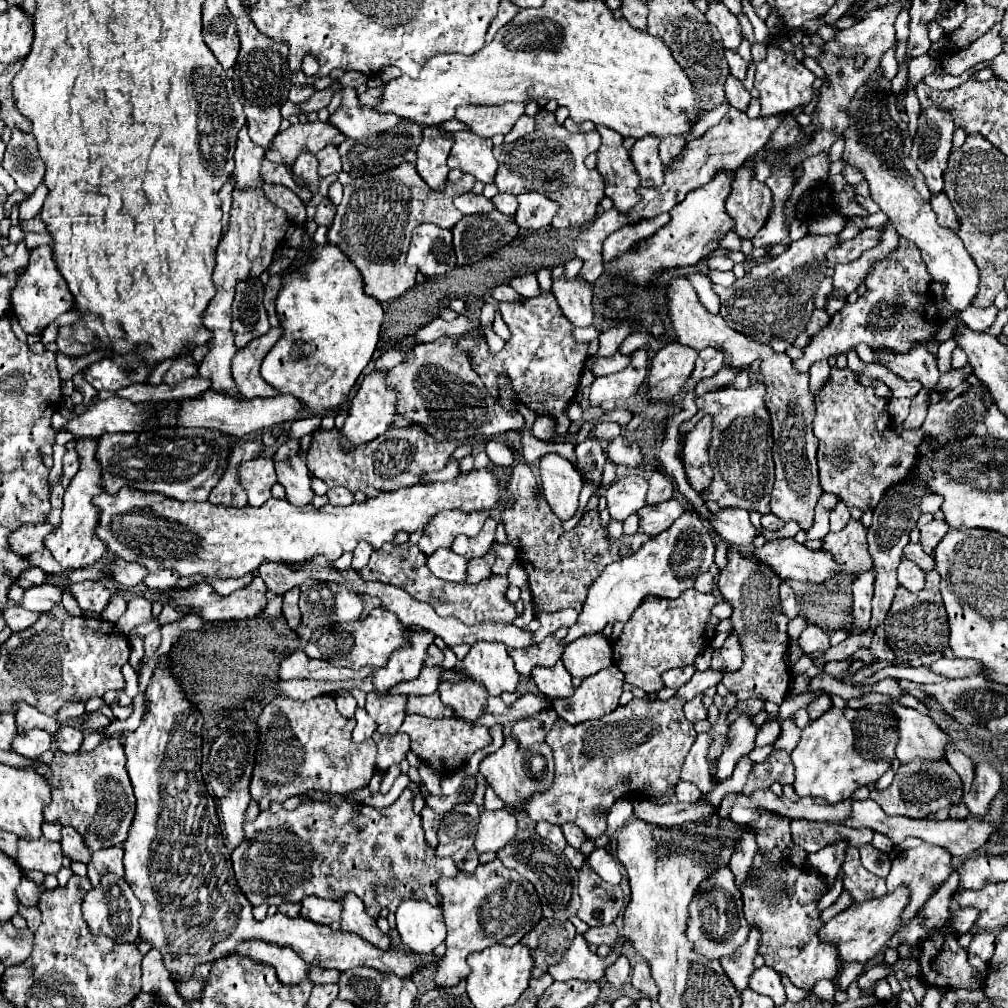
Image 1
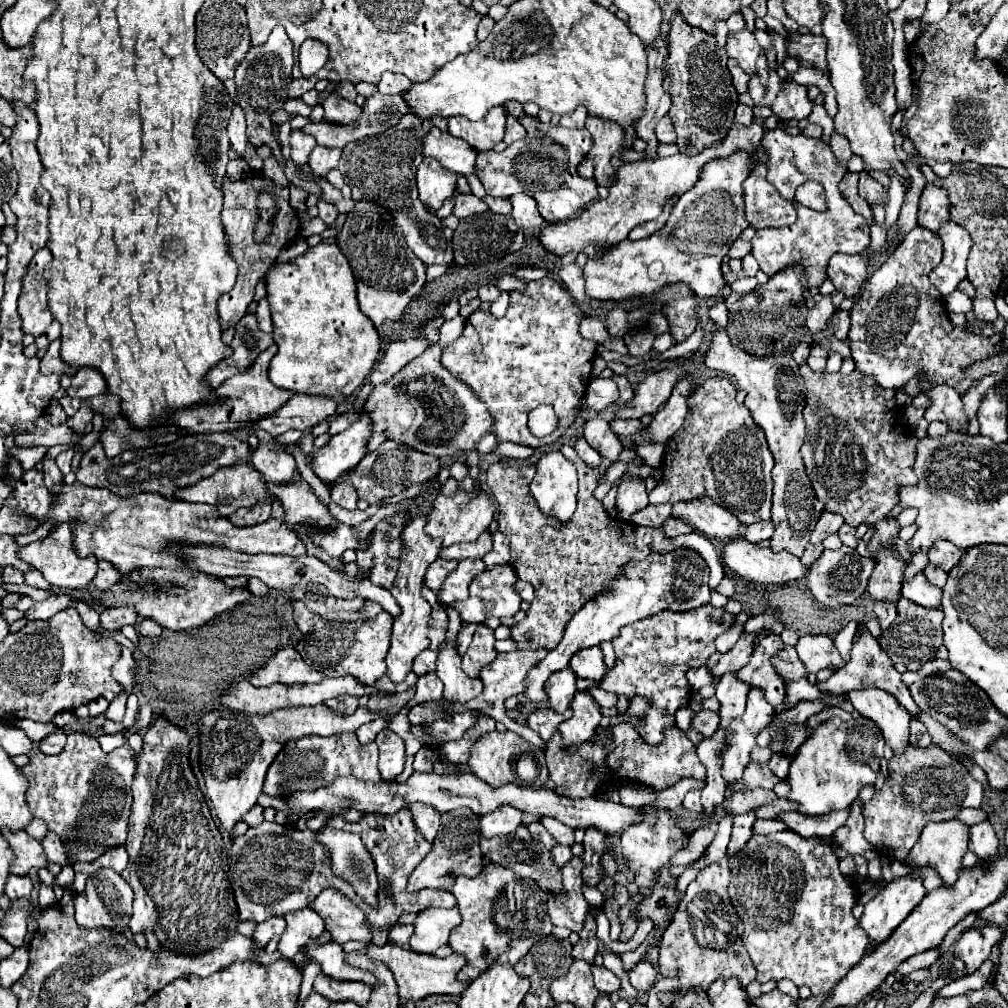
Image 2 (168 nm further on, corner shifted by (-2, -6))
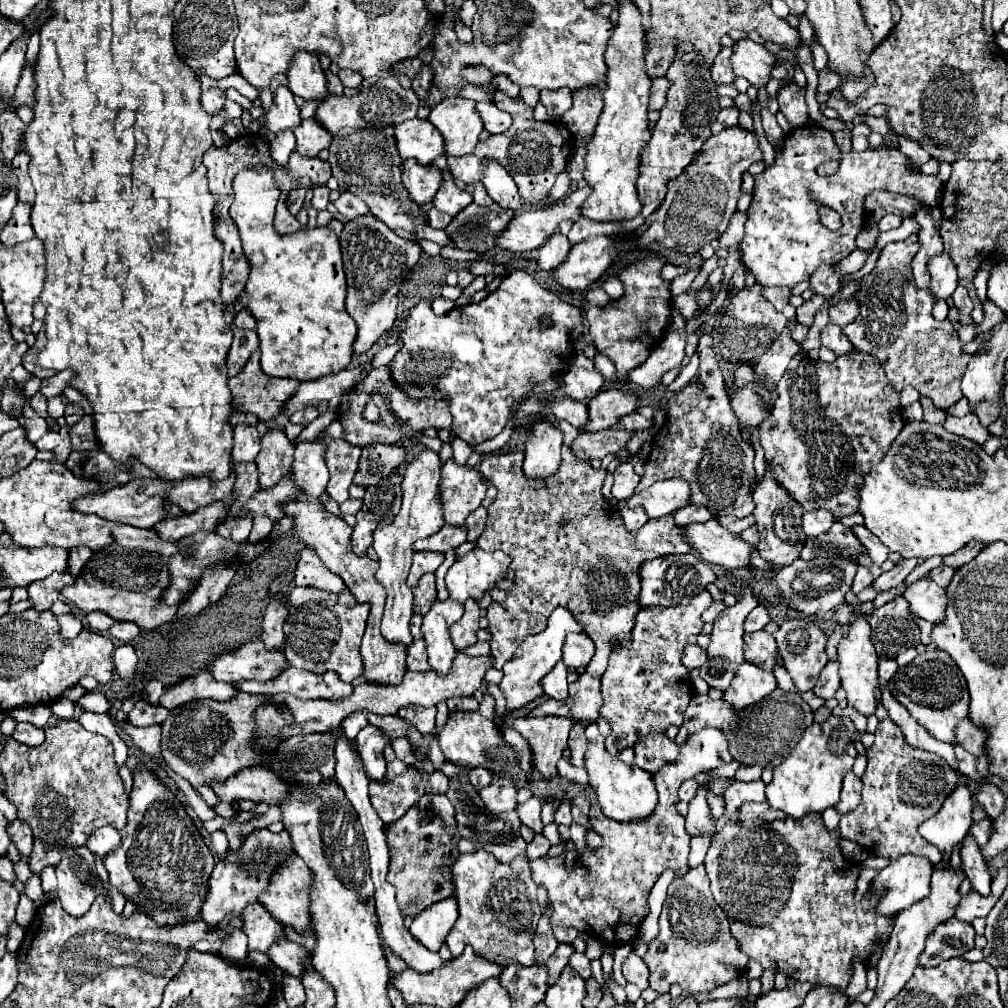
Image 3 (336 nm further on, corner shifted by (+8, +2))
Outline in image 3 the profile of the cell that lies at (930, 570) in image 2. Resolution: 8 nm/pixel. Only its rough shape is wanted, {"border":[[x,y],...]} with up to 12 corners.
{"border":[[934,568],[928,576],[938,584],[950,584],[954,568]]}

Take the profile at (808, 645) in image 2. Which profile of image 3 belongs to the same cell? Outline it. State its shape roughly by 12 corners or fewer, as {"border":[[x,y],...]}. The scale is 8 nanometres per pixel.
{"border":[[806,620],[774,632],[796,690],[812,690],[828,662],[826,634]]}

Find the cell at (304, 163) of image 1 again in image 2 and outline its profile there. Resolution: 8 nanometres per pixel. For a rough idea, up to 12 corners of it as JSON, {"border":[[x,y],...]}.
{"border":[[292,130],[292,162],[302,168],[316,146],[312,136]]}

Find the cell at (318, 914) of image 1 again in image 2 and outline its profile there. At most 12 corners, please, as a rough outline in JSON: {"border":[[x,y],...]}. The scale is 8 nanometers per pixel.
{"border":[[312,908],[288,912],[278,950],[290,960],[326,930]]}

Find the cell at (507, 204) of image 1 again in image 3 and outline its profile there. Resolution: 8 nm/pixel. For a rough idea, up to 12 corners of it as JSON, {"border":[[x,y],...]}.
{"border":[[474,182],[470,194],[476,204],[490,206],[494,200],[480,182]]}

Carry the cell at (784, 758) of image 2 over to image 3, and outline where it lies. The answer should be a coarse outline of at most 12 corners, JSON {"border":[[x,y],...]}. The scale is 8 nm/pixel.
{"border":[[740,766],[734,780],[758,780],[762,768]]}

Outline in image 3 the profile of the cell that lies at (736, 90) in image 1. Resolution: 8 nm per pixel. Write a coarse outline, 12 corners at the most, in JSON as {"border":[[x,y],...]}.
{"border":[[738,108],[720,110],[718,122],[726,128],[738,124]]}

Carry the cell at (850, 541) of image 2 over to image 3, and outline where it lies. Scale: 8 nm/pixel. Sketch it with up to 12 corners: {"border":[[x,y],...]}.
{"border":[[865,526],[854,534],[866,547],[873,563],[881,566],[889,549]]}

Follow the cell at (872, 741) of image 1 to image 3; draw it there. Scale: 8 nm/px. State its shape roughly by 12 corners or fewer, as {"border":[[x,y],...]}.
{"border":[[808,726],[766,786],[772,810],[800,820],[840,800],[856,728]]}

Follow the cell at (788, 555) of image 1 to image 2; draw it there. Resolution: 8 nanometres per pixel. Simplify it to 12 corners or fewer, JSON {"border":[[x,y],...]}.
{"border":[[736,538],[724,564],[760,584],[808,576],[790,552],[774,552]]}

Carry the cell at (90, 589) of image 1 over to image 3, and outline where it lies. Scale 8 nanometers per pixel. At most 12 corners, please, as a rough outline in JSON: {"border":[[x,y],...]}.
{"border":[[104,612],[86,616],[90,630],[106,634],[114,624]]}

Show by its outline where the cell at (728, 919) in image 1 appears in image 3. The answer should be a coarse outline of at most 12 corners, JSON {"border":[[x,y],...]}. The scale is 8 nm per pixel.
{"border":[[704,864],[674,878],[648,946],[650,988],[708,994],[748,956]]}

